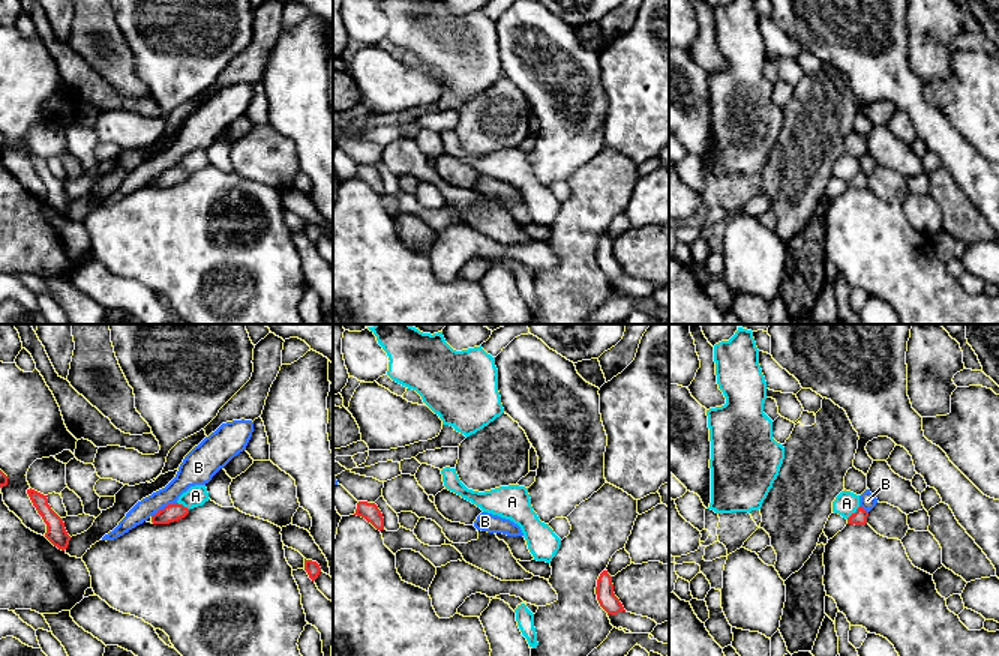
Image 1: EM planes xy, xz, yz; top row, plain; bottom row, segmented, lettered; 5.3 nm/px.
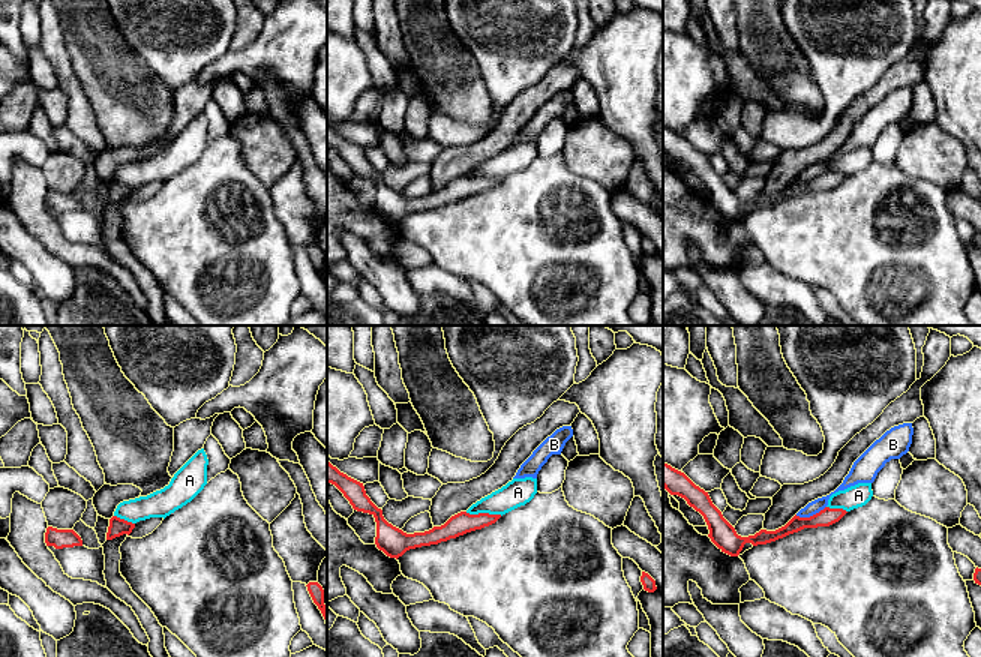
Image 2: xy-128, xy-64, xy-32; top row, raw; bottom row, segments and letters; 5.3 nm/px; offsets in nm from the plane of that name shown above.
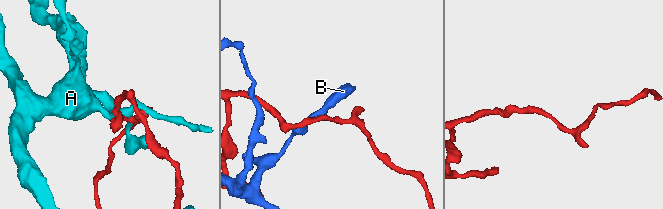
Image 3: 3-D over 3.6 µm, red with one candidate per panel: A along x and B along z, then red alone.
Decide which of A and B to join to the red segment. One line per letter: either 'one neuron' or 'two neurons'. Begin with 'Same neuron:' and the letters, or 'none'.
Same neuron: A
A: one neuron
B: two neurons

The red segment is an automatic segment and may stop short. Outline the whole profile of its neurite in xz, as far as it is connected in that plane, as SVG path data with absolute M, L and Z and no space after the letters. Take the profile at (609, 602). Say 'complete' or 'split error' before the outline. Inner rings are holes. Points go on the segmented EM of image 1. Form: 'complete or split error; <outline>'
complete; M603 570L597 579L596 594L600 606L608 614L618 614L626 611L620 599L614 593L612 576Z

